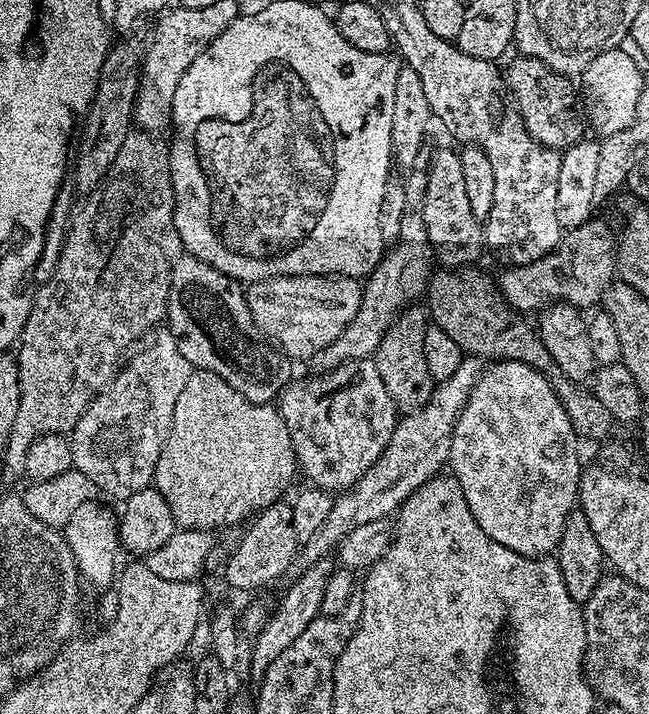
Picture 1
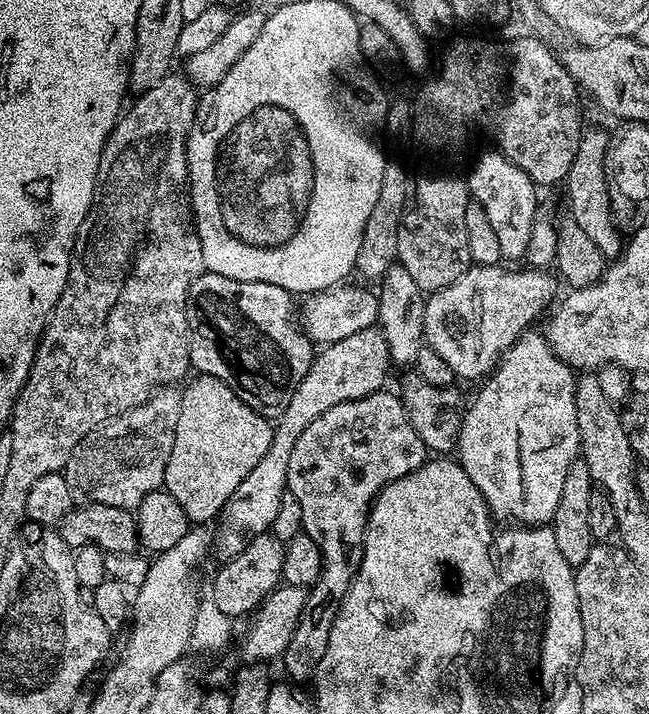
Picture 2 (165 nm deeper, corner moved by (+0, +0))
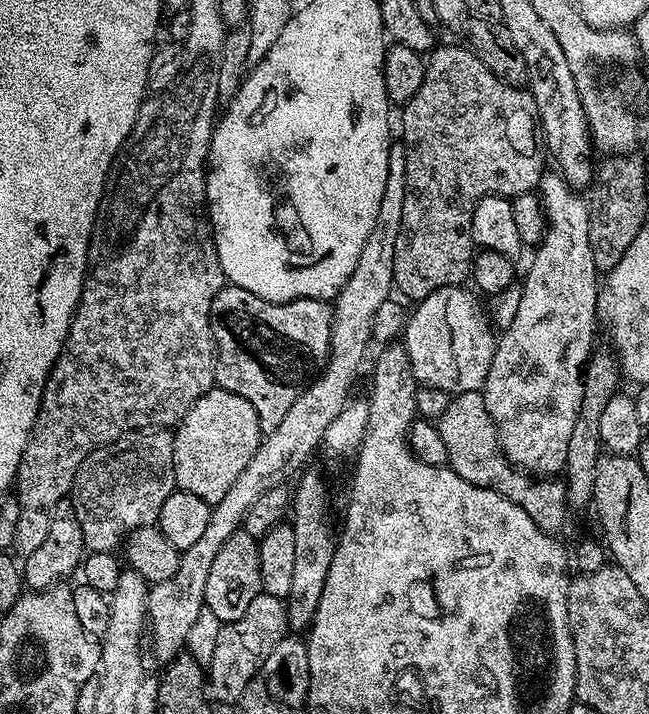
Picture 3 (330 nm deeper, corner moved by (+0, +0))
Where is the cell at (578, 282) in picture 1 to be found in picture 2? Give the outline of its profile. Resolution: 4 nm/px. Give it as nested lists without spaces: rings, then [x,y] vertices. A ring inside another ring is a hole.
[[[477,264],[468,268],[466,274],[462,274],[462,278],[457,278],[454,282],[450,282],[450,286],[431,293],[425,299],[424,338],[427,347],[437,351],[461,381],[476,379],[479,381],[481,378],[487,377],[508,349],[525,332],[529,331],[532,323],[540,315],[543,317],[549,311],[550,305],[557,299],[556,282],[558,283],[558,280],[551,271],[525,267],[524,272],[515,272],[512,268],[515,267],[500,264],[494,266]]]

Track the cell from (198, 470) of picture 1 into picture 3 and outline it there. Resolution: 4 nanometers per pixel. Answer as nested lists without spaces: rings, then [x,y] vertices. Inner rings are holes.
[[[213,386],[190,406],[190,410],[175,425],[174,474],[176,486],[181,492],[195,494],[202,502],[216,505],[222,502],[230,486],[238,482],[238,474],[246,470],[250,458],[258,450],[262,433],[258,410],[238,394]]]

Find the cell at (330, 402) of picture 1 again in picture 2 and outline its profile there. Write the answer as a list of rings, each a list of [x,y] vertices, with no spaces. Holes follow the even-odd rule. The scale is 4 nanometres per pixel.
[[[381,390],[374,394],[366,394],[366,398],[358,398],[350,402],[342,402],[338,406],[330,406],[302,434],[298,434],[298,442],[294,442],[294,450],[290,450],[290,466],[288,467],[288,492],[298,502],[302,510],[302,531],[318,546],[322,566],[318,578],[307,589],[308,597],[304,603],[298,624],[294,627],[293,637],[286,646],[282,663],[288,671],[287,679],[292,682],[311,681],[316,675],[316,667],[326,654],[326,642],[330,638],[330,628],[334,626],[334,618],[358,574],[358,566],[364,553],[364,535],[368,525],[368,512],[372,501],[390,482],[418,470],[429,459],[428,448],[418,438],[418,430],[410,424],[404,402],[395,391]]]

